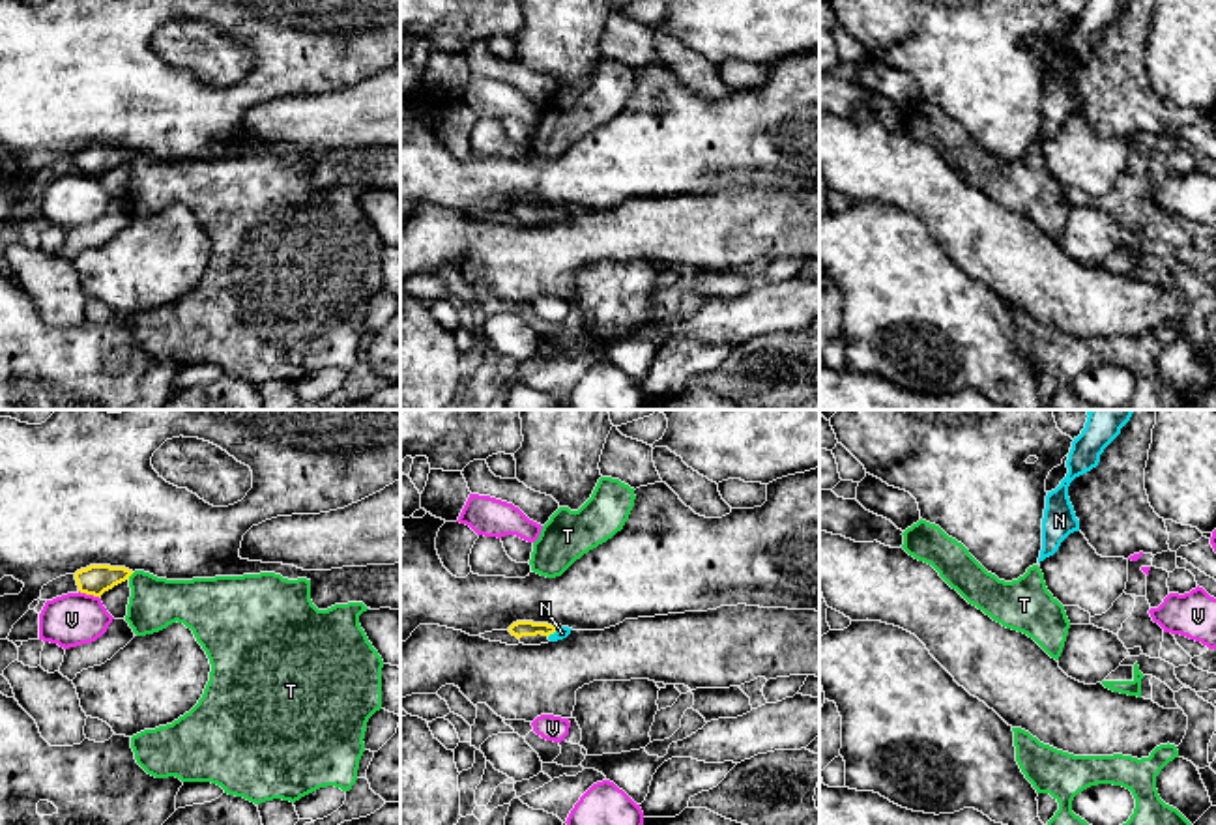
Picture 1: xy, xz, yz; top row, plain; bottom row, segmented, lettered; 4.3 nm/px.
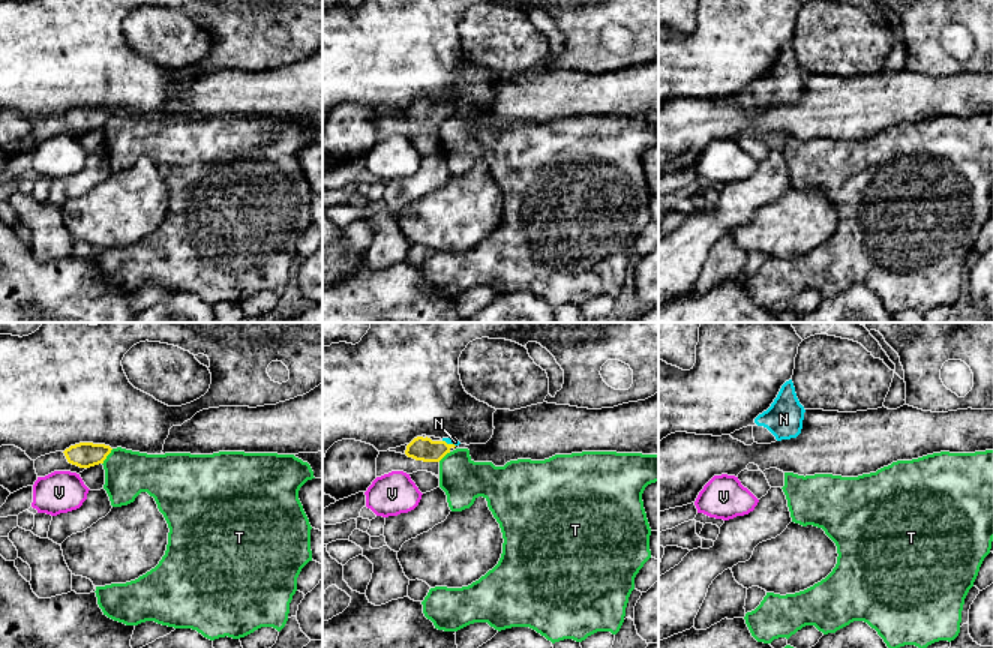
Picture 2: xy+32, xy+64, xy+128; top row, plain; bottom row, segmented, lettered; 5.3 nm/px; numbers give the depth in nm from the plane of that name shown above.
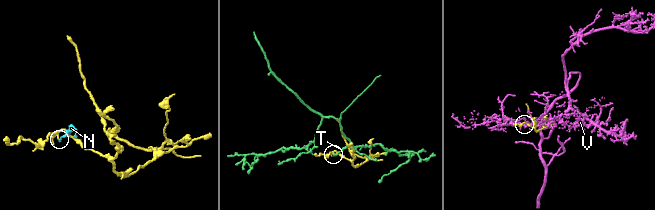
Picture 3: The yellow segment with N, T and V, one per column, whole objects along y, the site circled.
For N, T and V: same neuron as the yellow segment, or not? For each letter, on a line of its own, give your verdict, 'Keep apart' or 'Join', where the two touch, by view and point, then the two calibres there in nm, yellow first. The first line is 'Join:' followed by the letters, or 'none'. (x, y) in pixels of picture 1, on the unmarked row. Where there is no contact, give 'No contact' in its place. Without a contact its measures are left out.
Join: N
N: Join. Touches yellow at xz (552, 214). Thickness 70 nm (yellow) against 50 nm
T: Keep apart. Touches yellow at xy (130, 156). Thickness 130 nm (yellow) against 220 nm
V: Keep apart. Touches yellow at xy (88, 174). Thickness 130 nm (yellow) against 220 nm

